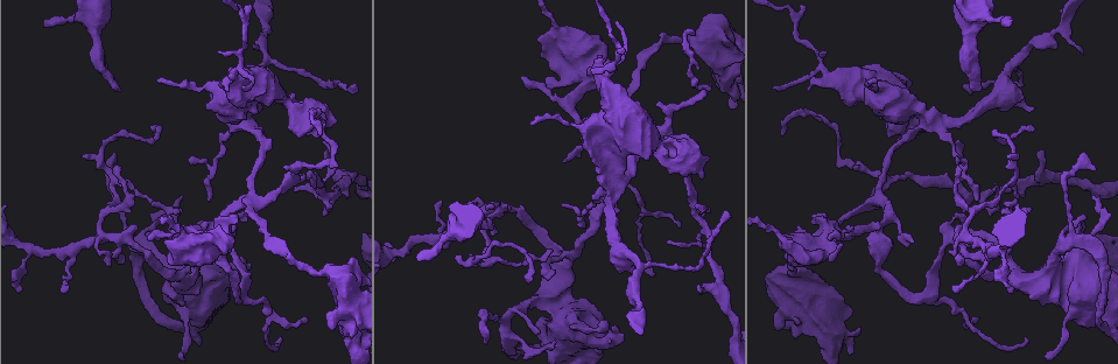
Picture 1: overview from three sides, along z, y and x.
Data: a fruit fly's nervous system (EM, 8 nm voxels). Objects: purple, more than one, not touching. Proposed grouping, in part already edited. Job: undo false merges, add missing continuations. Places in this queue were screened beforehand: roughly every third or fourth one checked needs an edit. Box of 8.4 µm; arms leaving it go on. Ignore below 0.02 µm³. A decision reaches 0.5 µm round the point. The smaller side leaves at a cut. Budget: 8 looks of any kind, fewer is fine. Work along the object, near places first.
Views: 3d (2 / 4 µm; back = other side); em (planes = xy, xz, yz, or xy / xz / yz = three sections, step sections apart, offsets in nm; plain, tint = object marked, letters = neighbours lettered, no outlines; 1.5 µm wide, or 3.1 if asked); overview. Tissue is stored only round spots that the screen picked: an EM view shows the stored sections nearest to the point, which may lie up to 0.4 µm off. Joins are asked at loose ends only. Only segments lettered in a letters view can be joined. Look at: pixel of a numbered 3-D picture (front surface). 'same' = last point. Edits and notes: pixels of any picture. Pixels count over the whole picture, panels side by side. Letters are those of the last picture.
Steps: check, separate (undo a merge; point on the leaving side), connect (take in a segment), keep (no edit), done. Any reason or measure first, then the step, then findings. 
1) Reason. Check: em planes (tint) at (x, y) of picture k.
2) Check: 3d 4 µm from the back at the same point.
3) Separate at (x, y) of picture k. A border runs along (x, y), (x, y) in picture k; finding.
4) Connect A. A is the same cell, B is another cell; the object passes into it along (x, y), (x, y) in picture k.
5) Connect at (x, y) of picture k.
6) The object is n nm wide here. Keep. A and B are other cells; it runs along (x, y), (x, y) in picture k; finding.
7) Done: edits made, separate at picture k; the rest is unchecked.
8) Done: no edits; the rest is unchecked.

An open end. Check: em planes (letters) at (1009, 20) of picture 1.

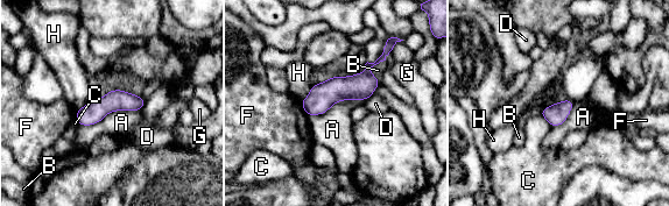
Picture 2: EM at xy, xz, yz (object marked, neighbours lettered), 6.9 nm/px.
Keep. A, B, C, D, F, G and H are other cells; no lettered segment goes on from it.

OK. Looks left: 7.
Sharp bend. Check: em planes (letters) at (287, 103) of picture 1.

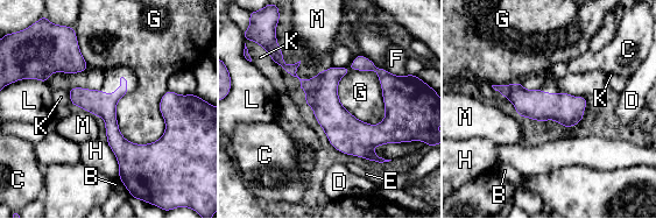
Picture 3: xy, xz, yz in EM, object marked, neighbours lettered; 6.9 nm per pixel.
Keep. B, C, D, E, F, G, H, K, L and M are other cells; a border runs along (351, 66), (376, 73), (385, 115) in picture 3; all the same neuron.

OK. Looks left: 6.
Abrupt turn. Check: em planes (tint) at (707, 87) of picture 1.

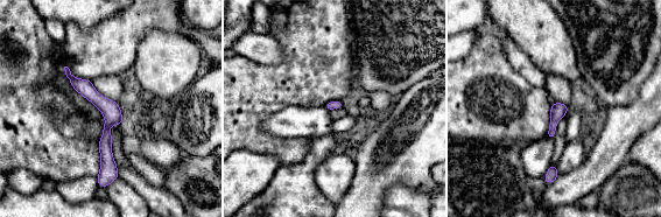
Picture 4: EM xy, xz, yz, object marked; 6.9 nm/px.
Check: em planes (letters) at the same point.

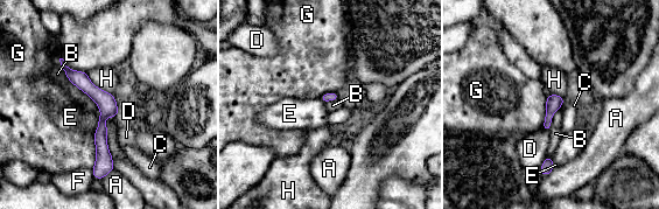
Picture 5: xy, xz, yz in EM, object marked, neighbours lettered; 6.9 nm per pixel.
Keep. A, B, C, D, E, F, G and H are other cells; a border runs along (60, 64), (100, 116) in picture 5; all the same neuron.

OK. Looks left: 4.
Done: no edits; the rest is unchecked.

